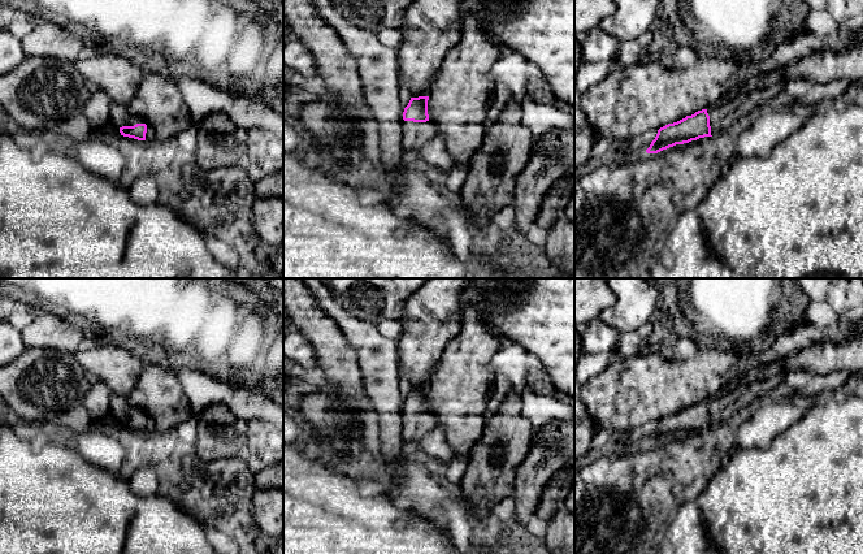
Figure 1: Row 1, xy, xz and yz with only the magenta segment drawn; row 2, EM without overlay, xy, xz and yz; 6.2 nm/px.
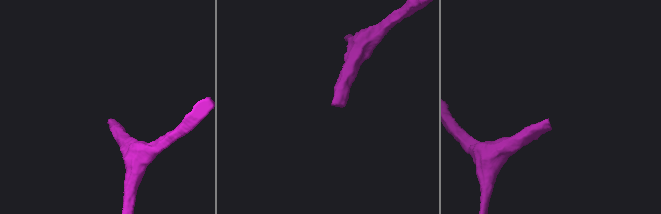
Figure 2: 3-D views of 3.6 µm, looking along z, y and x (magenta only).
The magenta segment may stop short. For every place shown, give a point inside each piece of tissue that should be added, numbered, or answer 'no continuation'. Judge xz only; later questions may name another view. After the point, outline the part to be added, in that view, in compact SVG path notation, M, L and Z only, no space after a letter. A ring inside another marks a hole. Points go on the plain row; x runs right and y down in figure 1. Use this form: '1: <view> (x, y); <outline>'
1: xz (415, 425); M400 414L403 421L402 437L404 442L413 442L421 446L422 438L435 427L437 419L433 414Z

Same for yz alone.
1: yz (721, 407); M776 378L738 384L724 395L712 395L707 399L710 407L711 427L715 428L732 417L745 406L755 406L768 391L777 385Z

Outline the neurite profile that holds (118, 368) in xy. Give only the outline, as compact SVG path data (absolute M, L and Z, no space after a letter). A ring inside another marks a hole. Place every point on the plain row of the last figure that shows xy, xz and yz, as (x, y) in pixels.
M86 343L75 352L79 364L94 373L117 395L127 397L135 388L146 364L130 350L118 346Z

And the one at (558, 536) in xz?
M564 506L542 528L539 547L543 554L574 554L574 515Z

